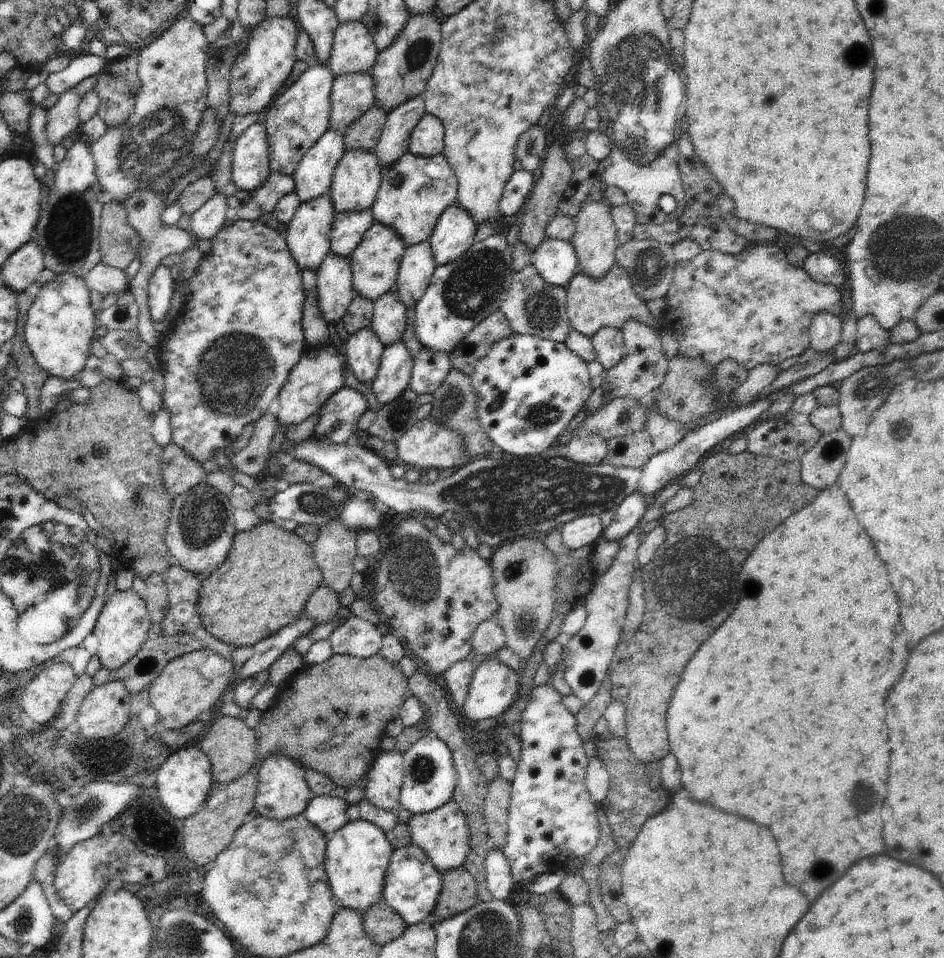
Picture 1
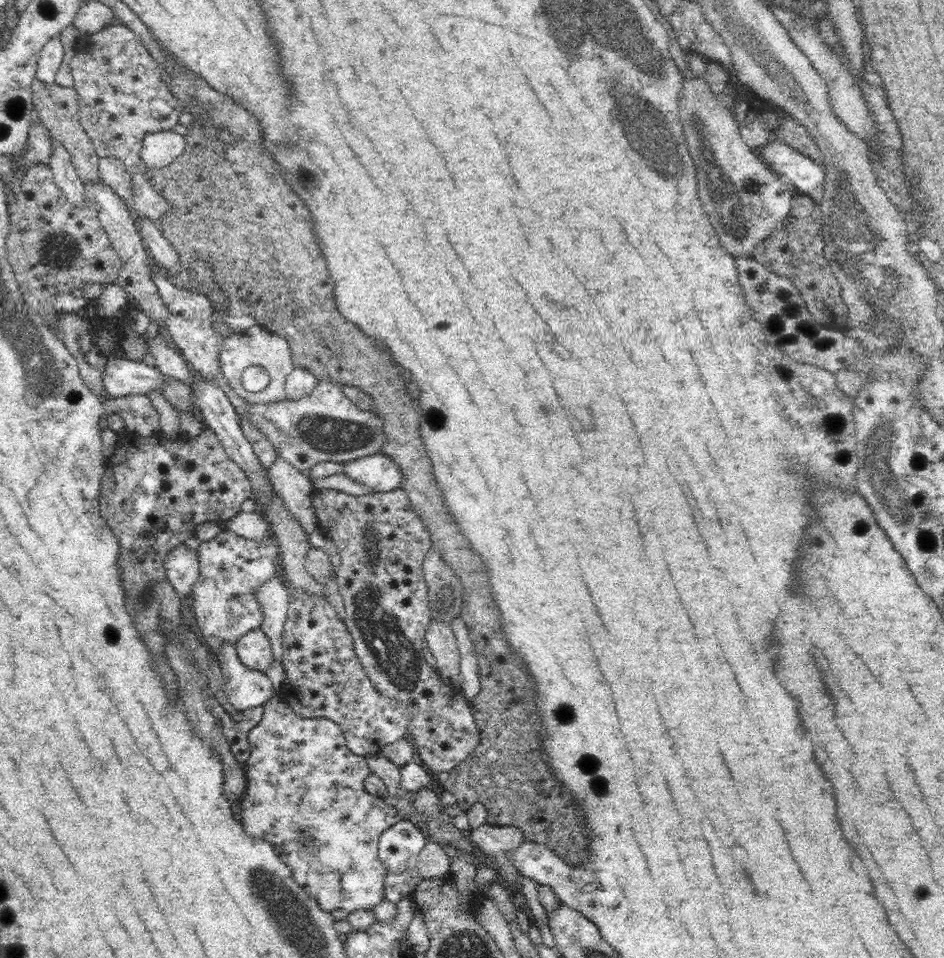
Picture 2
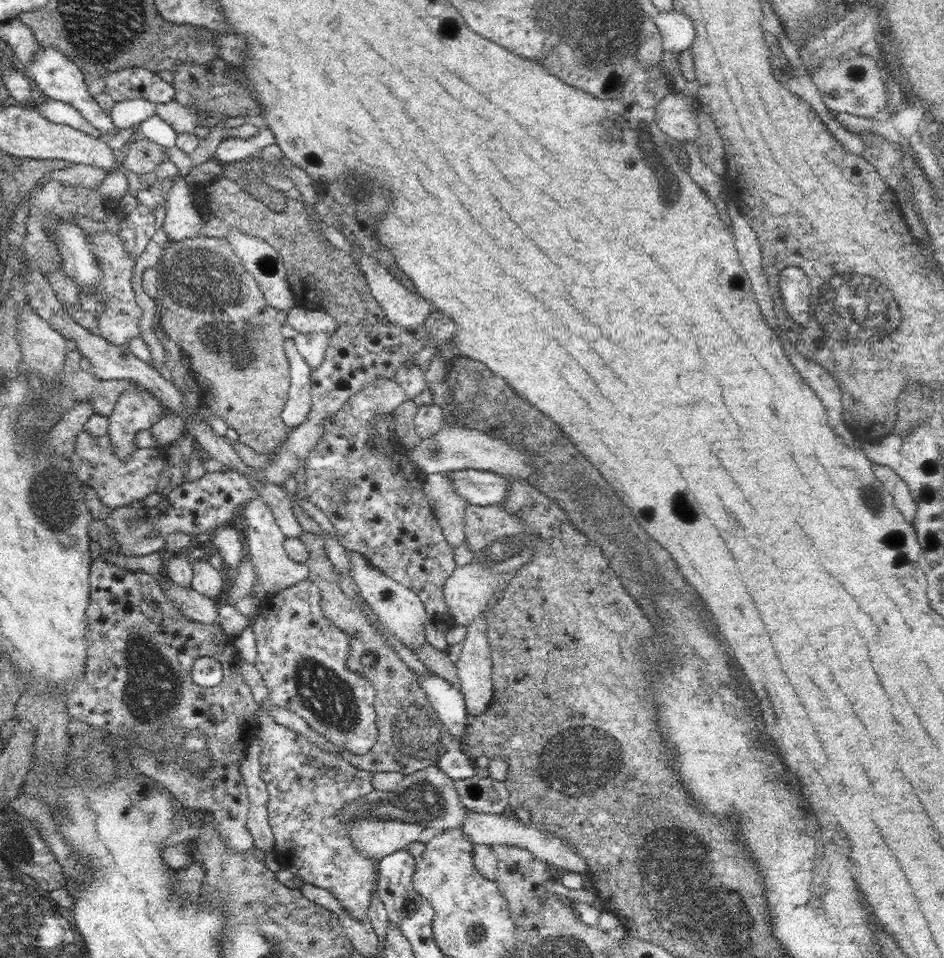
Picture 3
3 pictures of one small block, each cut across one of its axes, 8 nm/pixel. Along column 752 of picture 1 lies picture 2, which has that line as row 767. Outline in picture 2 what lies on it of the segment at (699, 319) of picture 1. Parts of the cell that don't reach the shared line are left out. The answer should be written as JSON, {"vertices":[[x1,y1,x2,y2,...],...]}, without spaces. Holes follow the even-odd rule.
{"vertices":[[278,695,272,696,263,705,264,714,259,723,247,734,250,744,250,756,244,763,247,785,244,798,241,800,241,825,244,832,253,838,264,840,274,846,282,848,282,859,292,870,294,880,313,898,318,901,322,911,329,912,336,908,342,908,348,913,360,909,370,910,374,908,383,898,385,898,385,880,387,868,379,859,380,838,384,831,387,831,393,824,401,820,396,809,391,808,390,803,378,796,372,796,364,788,364,780,369,774,367,758,354,754,347,745,345,734,339,724,333,720,318,718,304,718,294,712,284,700]]}

